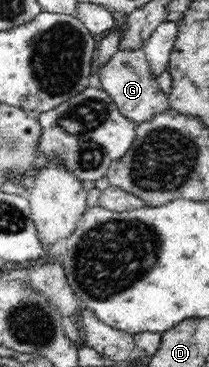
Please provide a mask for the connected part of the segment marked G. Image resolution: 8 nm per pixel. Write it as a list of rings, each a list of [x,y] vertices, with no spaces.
[[[142,48],[138,51],[118,51],[102,67],[98,69],[98,77],[102,90],[106,91],[125,118],[137,124],[152,119],[162,111],[168,111],[168,95],[160,89],[157,77],[150,75],[148,60]]]

